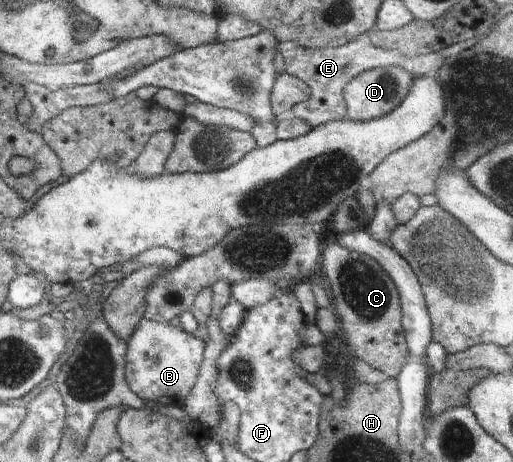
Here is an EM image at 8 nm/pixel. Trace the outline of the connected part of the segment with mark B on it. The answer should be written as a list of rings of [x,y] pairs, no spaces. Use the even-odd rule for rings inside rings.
[[[142,317],[127,340],[124,374],[128,386],[144,402],[181,408],[196,384],[205,344],[183,328]]]

